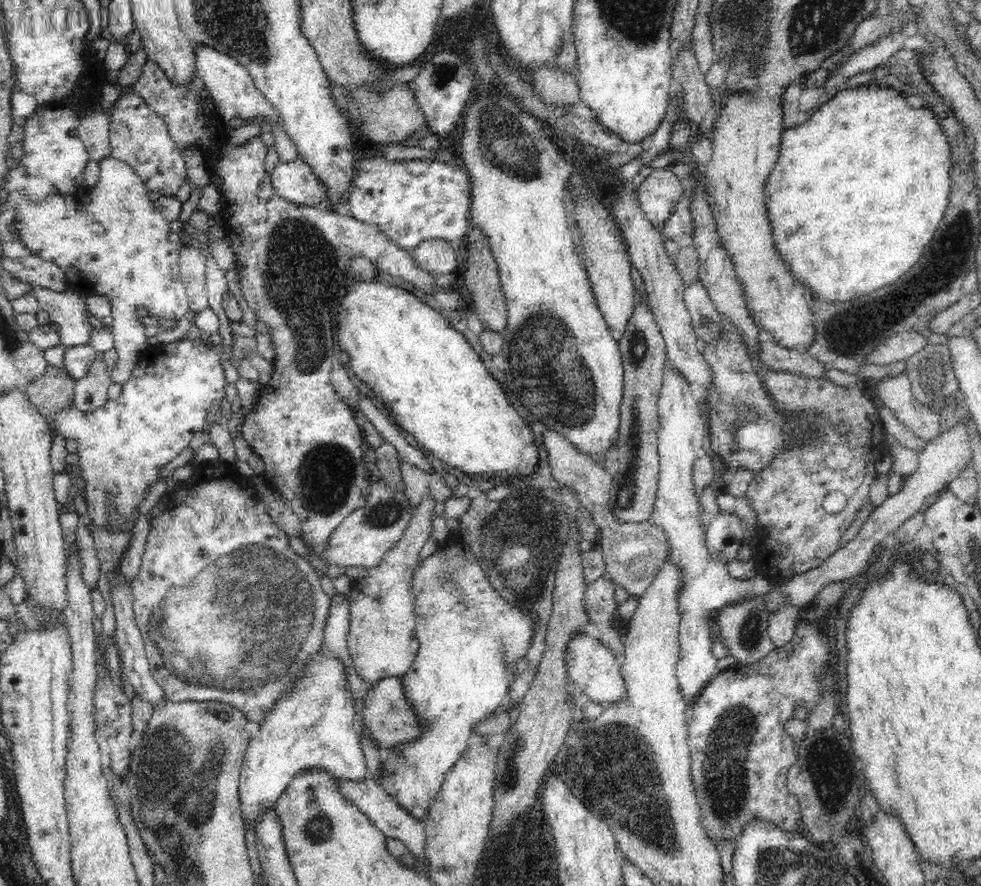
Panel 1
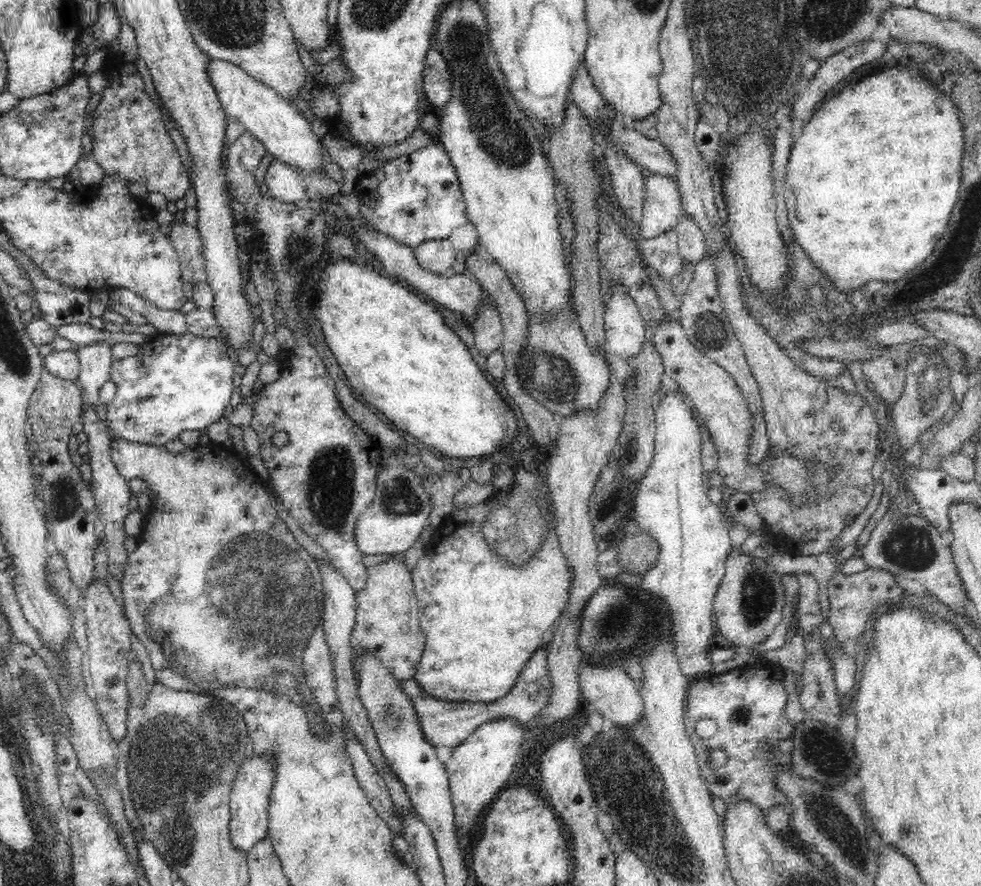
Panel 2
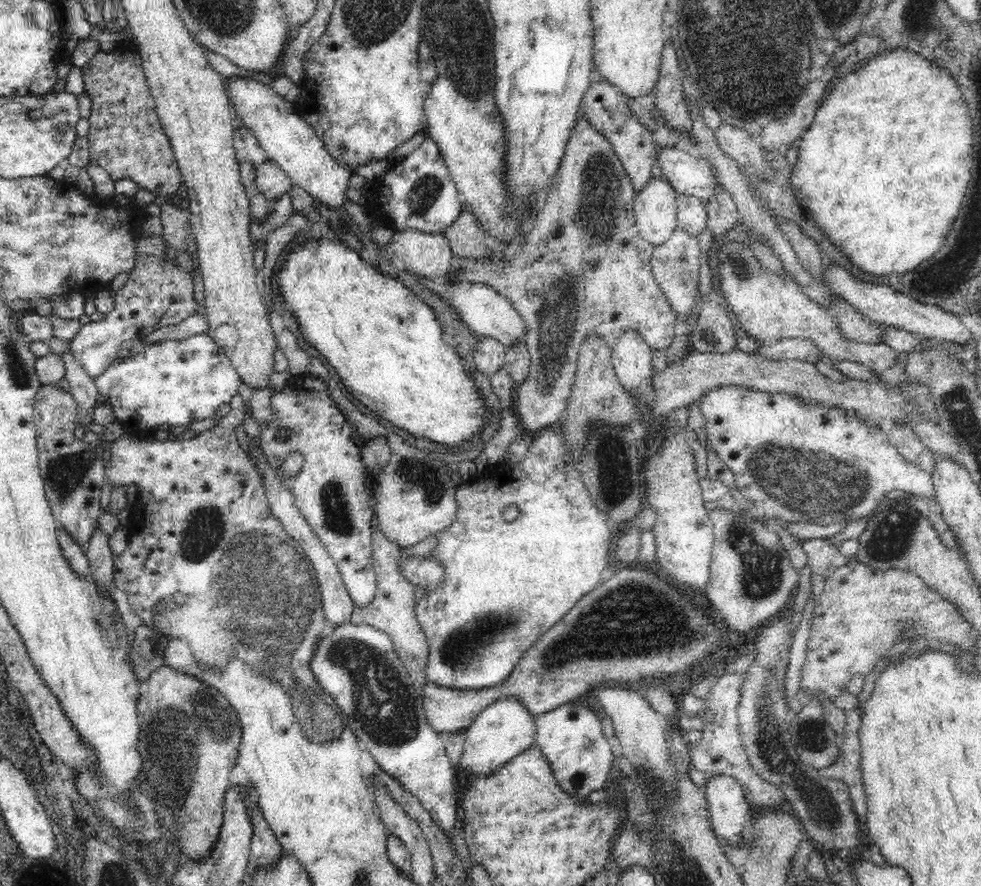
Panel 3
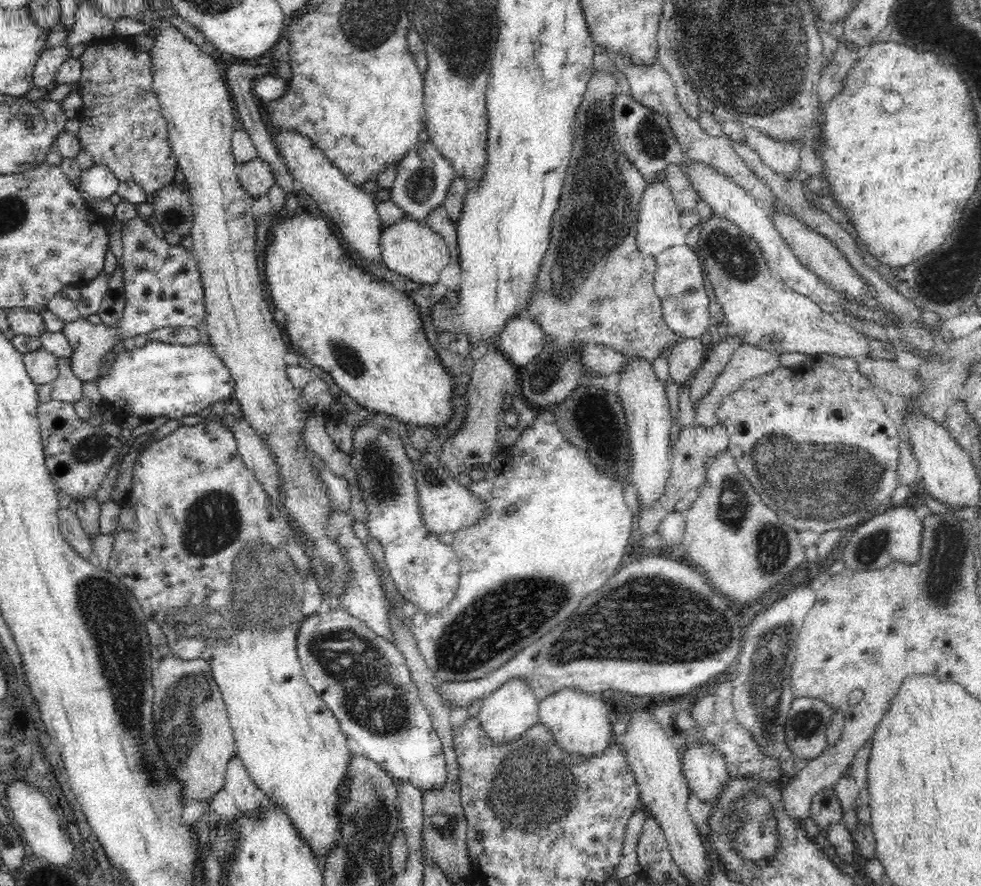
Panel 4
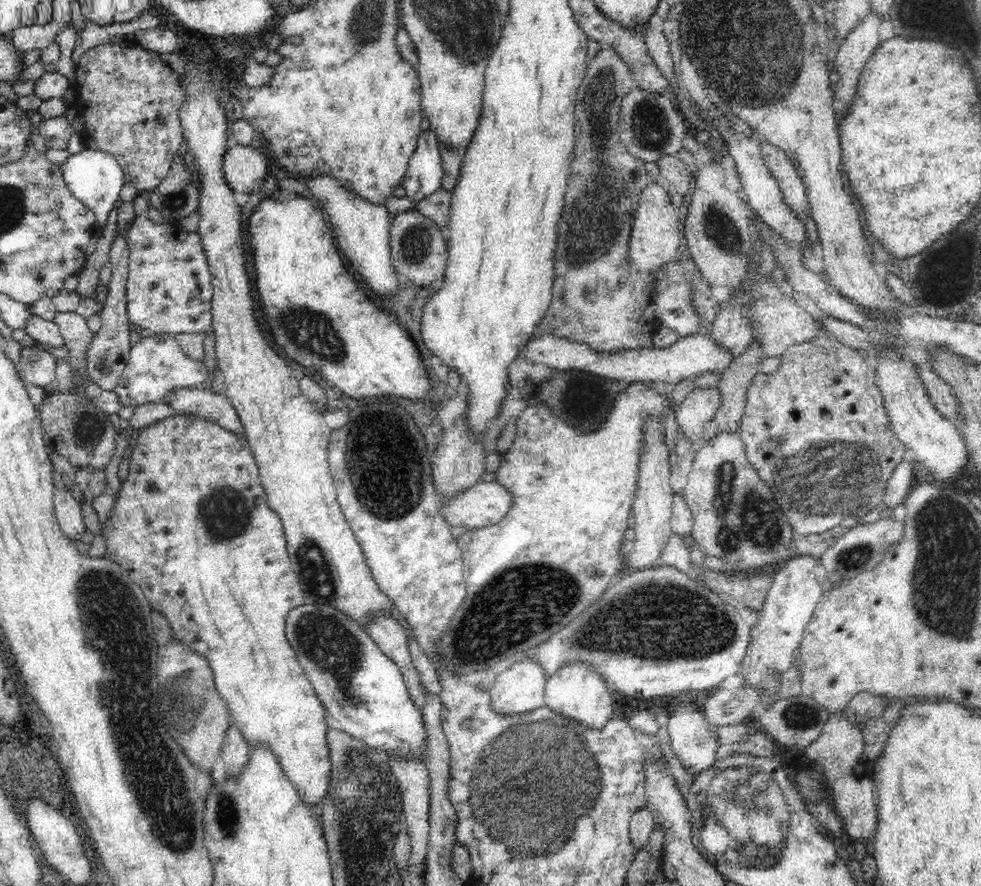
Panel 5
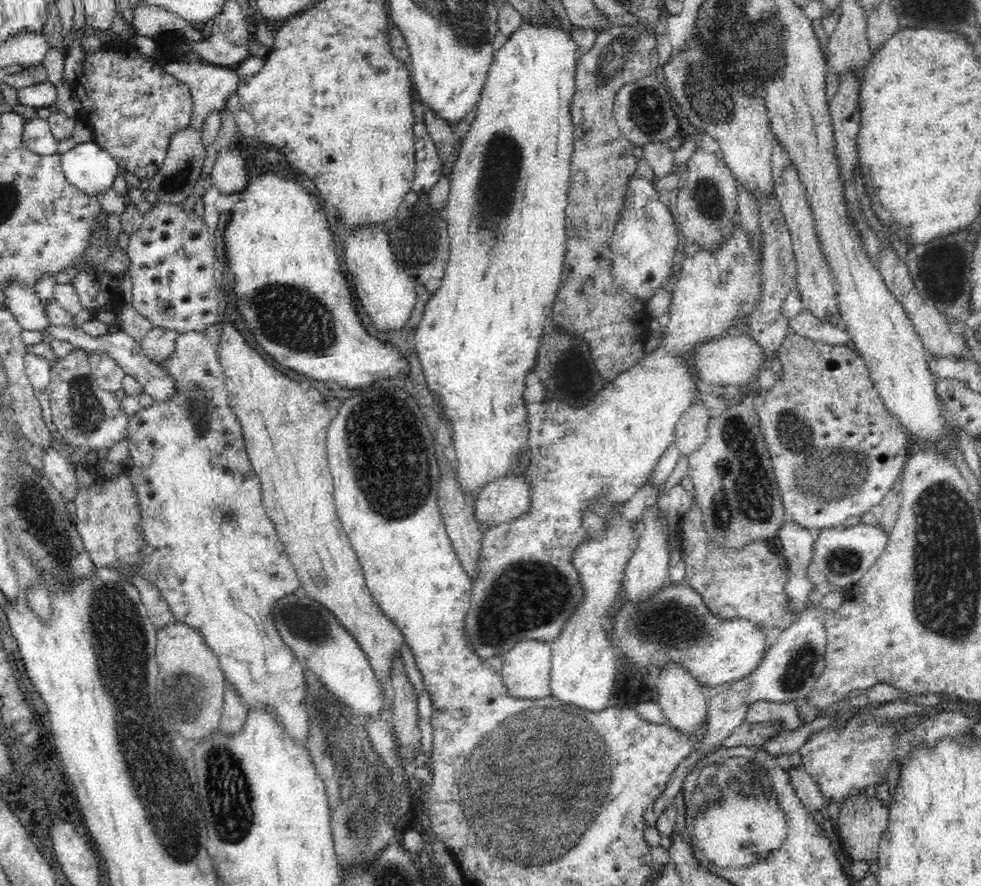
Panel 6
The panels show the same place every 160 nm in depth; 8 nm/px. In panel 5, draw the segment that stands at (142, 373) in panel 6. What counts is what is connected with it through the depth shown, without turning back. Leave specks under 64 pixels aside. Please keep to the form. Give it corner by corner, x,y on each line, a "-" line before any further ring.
176,387
165,403
172,406
177,413
212,419
214,423
220,424
246,441
238,413
222,392
214,393
210,389

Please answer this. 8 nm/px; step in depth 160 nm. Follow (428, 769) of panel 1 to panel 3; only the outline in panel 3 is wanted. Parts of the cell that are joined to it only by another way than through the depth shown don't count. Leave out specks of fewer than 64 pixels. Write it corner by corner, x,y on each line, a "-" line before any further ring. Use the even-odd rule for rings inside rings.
546,427
529,442
526,456
519,462
520,468
511,468
504,460
500,464
491,466
485,473
478,473
470,484
460,484
454,492
456,503
458,503
458,512
454,522
446,530
438,532
435,537
439,543
435,549
428,555
434,557
444,565
444,580
438,584
434,590
424,592
423,598
415,606
415,613
427,638
429,646
429,656
427,660
426,677
427,681
440,686
441,688
452,688
456,690
480,690
480,688
492,688
502,684
514,666
524,653
532,646
549,628
552,628
570,609
591,590
594,590
600,582
598,577
600,572
610,564
609,556
612,554
610,544
612,540
619,535
622,526
610,525
610,519
606,518
604,511
600,512
598,505
594,503
588,487
584,485
581,474
573,468
566,466
564,461
566,456
566,445
564,445
564,435
560,433
559,427
-
509,504
516,504
519,508
519,515
511,522
502,517
502,510

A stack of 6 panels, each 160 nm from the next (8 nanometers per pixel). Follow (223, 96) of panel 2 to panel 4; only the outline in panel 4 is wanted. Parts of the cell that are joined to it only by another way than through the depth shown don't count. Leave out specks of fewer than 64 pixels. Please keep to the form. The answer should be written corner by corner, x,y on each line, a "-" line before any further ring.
269,127
269,132
274,145
278,147
280,157
284,159
284,163
288,167
288,172
318,203
320,210
336,224
338,232
344,238
345,246
348,246
352,252
356,252
358,258
364,258
372,264
382,263
380,236
382,236
384,228
380,226
377,204
374,203
375,198
366,194
362,188
356,187
354,183
350,183
342,171
334,166
307,136
291,132
291,130
277,132
271,127

